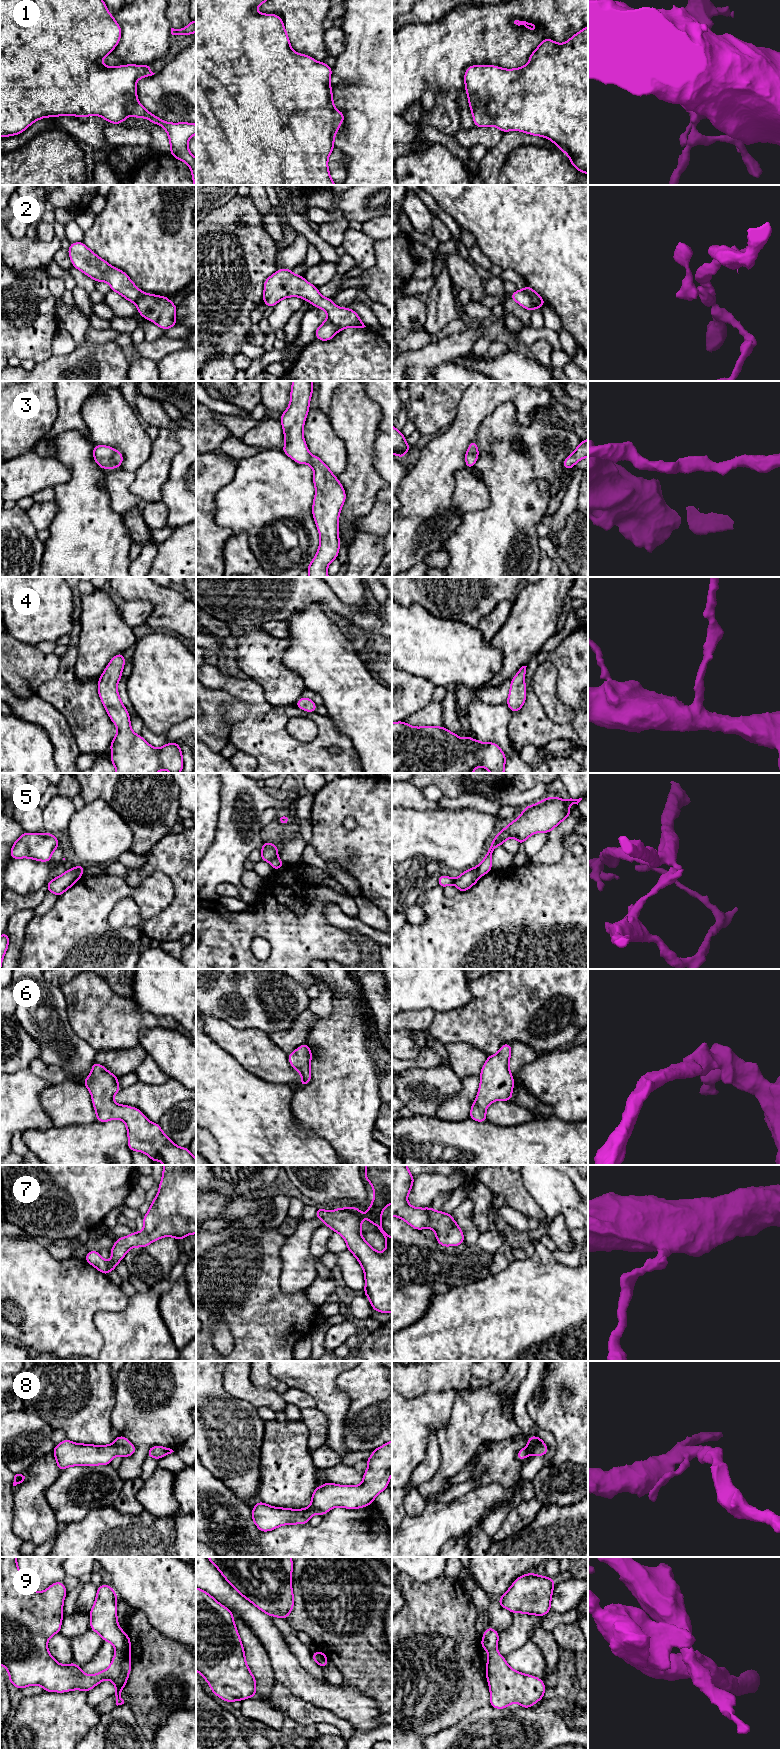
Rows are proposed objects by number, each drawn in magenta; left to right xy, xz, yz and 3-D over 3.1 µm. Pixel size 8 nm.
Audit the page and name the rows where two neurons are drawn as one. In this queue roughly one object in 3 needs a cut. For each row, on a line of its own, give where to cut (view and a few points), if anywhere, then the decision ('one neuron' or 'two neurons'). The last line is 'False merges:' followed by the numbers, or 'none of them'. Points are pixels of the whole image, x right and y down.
1: cut none; one neuron
2: cut yz (524, 289), (539, 307); two neurons
3: cut none; one neuron
4: cut none; one neuron
5: cut xy (75, 867), (81, 875); two neurons
6: cut none; one neuron
7: cut none; one neuron
8: cut none; one neuron
9: cut none; one neuron
False merges: 2, 5

